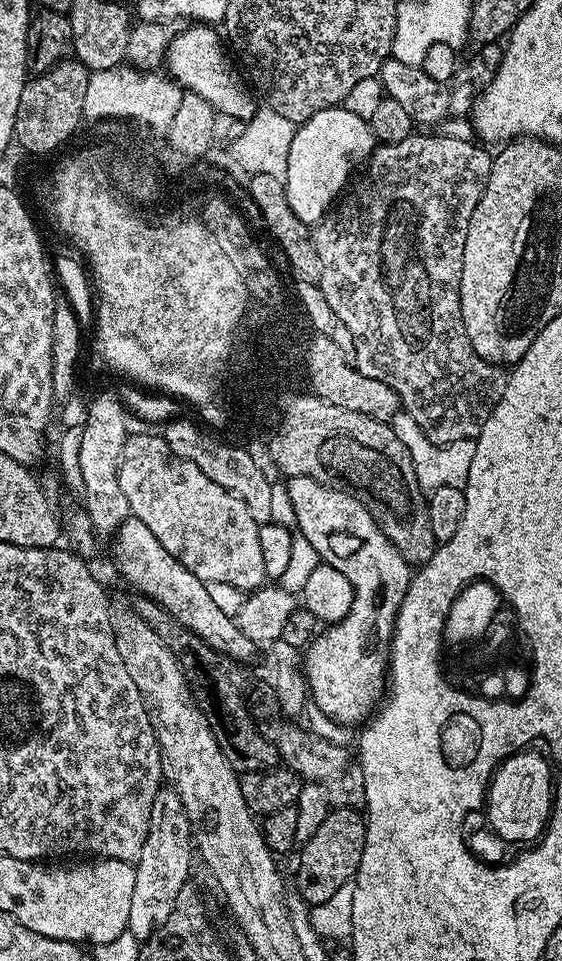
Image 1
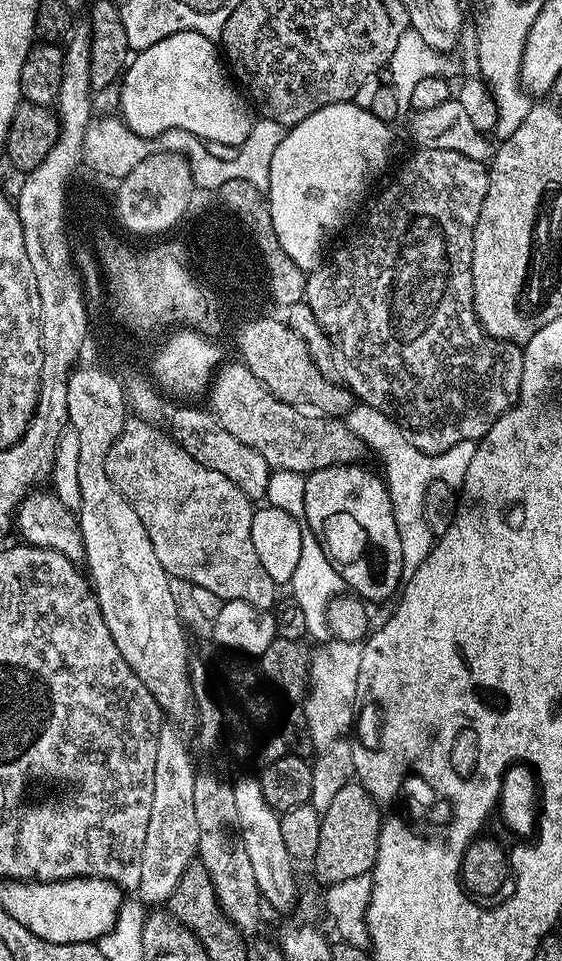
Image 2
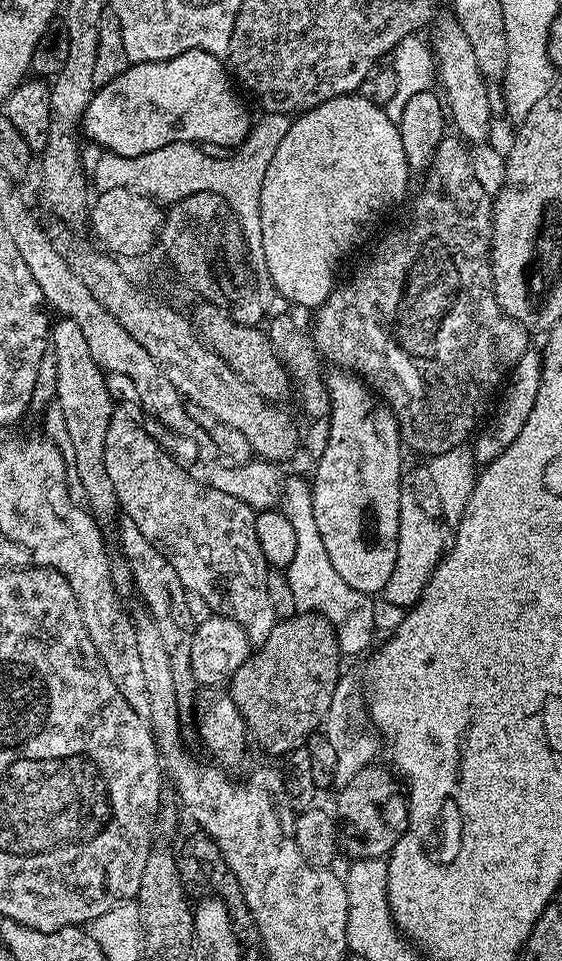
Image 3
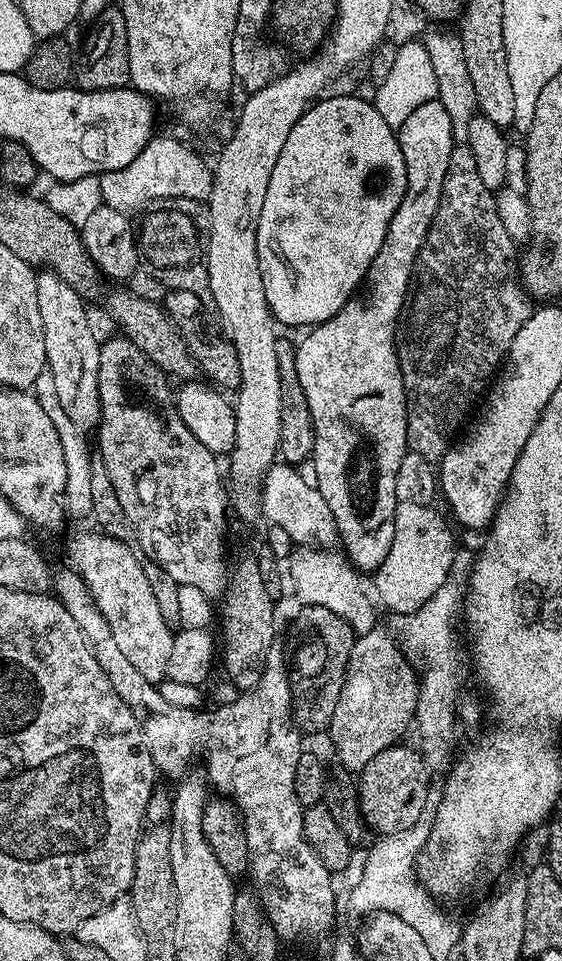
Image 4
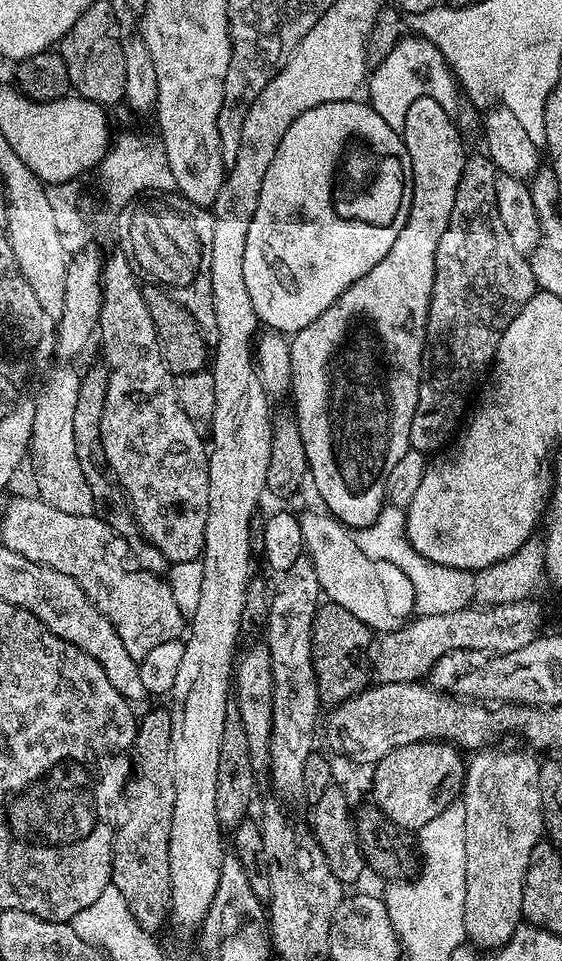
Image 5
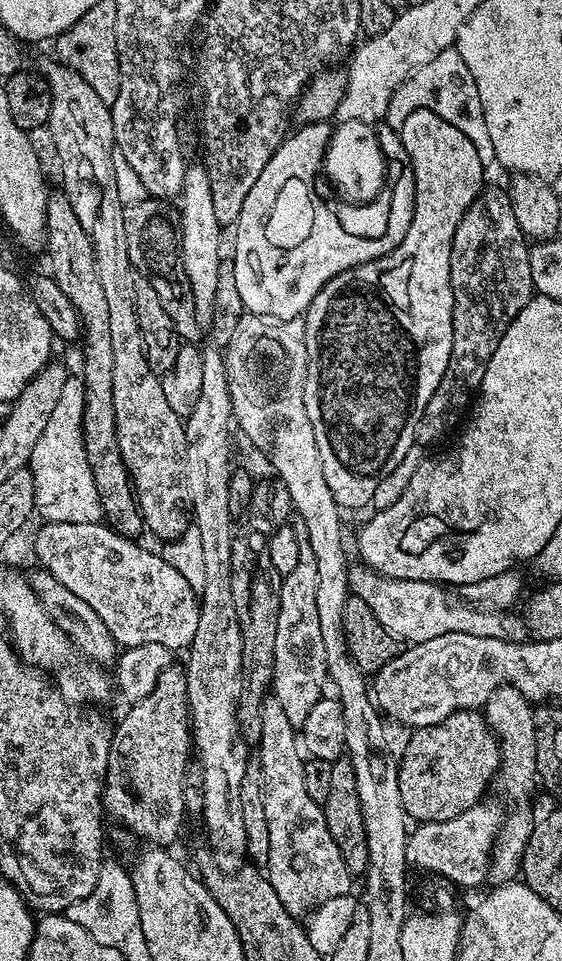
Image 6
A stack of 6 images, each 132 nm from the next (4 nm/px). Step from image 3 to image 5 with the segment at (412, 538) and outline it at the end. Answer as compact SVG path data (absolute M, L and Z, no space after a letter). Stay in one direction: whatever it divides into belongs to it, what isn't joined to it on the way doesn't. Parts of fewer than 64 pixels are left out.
M386 504L378 518L368 527L352 532L354 544L366 557L374 561L390 562L410 580L415 590L415 613L418 616L448 614L469 607L476 596L476 579L471 572L434 563L418 554L407 538L407 511L393 504Z

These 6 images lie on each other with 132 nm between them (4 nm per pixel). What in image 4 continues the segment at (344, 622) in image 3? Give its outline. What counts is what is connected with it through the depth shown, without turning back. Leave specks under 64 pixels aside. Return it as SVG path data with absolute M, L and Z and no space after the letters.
M315 546L293 547L291 555L286 560L286 572L292 575L292 588L301 601L301 605L322 606L326 610L334 610L338 618L342 618L352 627L353 633L368 632L377 627L376 612L360 585L361 573L349 566L339 555L331 556L328 550L321 550Z

